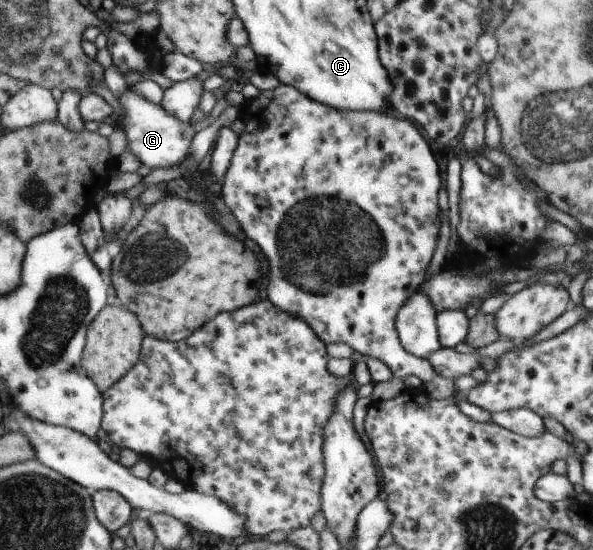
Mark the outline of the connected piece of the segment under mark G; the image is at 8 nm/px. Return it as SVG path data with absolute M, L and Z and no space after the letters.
M126 87L126 90L117 97L120 103L120 108L123 113L123 127L126 131L126 136L129 142L129 149L134 156L139 158L140 164L151 170L155 169L170 169L170 167L180 167L188 161L190 151L192 151L192 139L196 135L196 129L192 127L190 122L184 122L173 114L167 111L162 104L153 103L137 92L134 88Z

